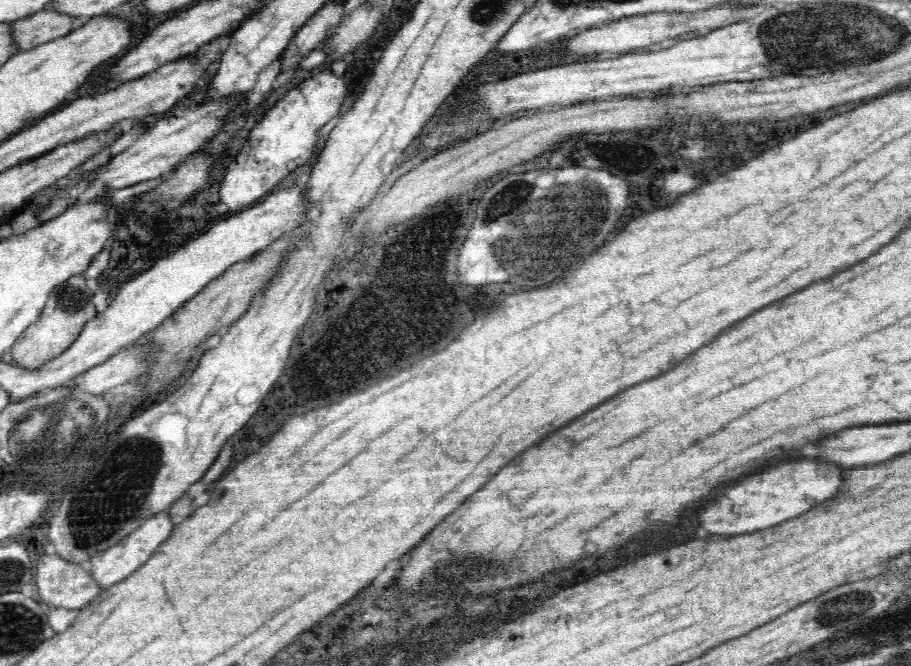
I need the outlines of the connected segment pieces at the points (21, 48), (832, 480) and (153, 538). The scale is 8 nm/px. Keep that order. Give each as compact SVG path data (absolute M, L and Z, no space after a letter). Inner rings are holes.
M45 8L20 21L12 22L12 39L18 45L18 52L26 52L63 38L72 32L71 26L75 20L76 17L68 17Z
M800 460L786 462L762 474L744 478L706 506L706 510L700 514L700 524L704 524L704 528L712 534L746 534L796 518L810 511L812 506L834 498L840 490L844 482L842 468L836 464L826 464L826 468L828 470L820 474L816 460Z
M167 511L156 513L138 527L136 531L133 531L132 534L120 540L116 546L112 546L108 550L103 550L101 553L93 554L90 557L90 562L86 567L90 570L92 579L96 581L102 590L126 580L134 570L138 570L141 564L144 564L148 558L152 557L152 553L160 546L161 542L167 540L168 535L174 527Z

